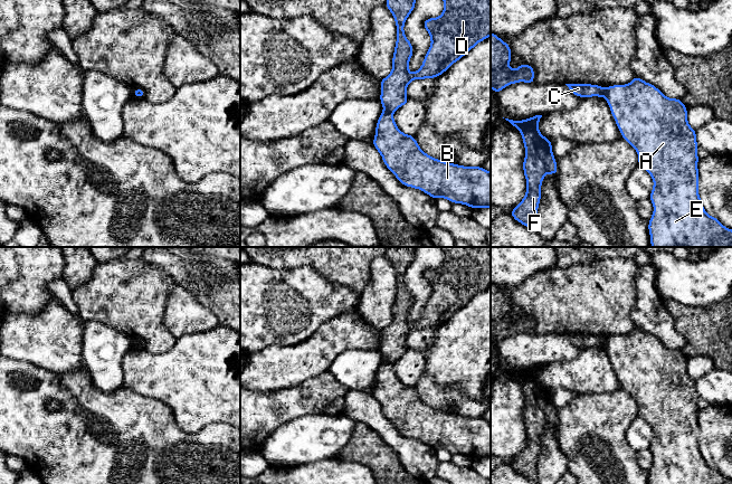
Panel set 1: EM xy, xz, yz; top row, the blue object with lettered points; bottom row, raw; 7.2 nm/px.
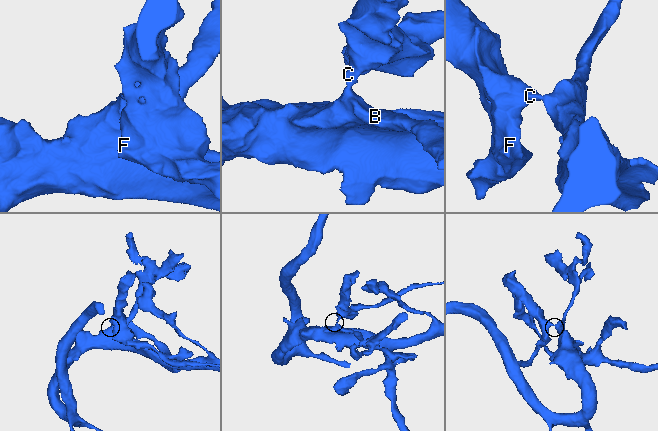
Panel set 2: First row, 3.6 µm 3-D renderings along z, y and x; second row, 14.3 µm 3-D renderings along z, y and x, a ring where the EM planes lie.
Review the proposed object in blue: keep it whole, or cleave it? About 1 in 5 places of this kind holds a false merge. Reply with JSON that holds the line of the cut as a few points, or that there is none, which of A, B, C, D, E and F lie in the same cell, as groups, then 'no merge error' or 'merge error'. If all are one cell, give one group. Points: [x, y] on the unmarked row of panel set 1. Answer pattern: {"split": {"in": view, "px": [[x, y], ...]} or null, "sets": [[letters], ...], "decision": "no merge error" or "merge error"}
{"split": {"in": "xz", "px": [[384, 360], [391, 363]]}, "sets": [["A", "B", "E"], ["C", "D", "F"]], "decision": "merge error"}

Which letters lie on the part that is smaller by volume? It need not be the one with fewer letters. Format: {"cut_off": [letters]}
{"cut_off": ["C", "D", "F"]}

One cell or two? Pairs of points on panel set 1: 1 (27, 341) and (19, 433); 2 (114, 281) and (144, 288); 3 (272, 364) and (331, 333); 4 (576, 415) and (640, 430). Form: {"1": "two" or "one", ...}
{"1": "two", "2": "one", "3": "one", "4": "two"}

